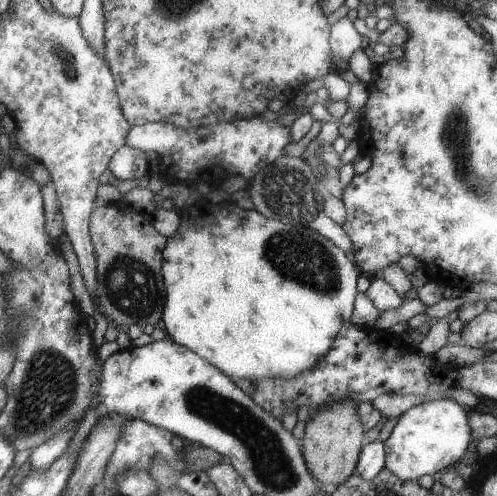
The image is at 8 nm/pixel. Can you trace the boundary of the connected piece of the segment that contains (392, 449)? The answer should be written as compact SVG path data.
M451 398L423 400L397 418L382 443L384 467L399 480L416 480L424 474L435 476L449 468L467 448L470 428L465 420L465 412Z

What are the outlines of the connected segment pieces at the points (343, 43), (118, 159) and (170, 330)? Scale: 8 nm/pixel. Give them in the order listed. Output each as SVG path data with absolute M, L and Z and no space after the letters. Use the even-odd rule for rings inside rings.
M347 17L337 20L331 29L331 40L329 42L332 45L334 56L339 60L339 64L333 68L332 72L341 74L348 69L348 58L355 49L361 46L363 38L355 31L353 23ZM340 68L344 69L341 70Z
M129 145L121 147L111 159L109 170L119 180L133 180L147 174L144 152Z
M199 198L193 204L181 207L179 210L180 221L175 232L166 238L165 246L162 248L162 263L160 271L162 274L165 300L160 319L163 321L166 336L174 343L196 353L198 357L209 361L222 373L233 378L245 378L253 382L257 379L281 377L290 379L296 374L308 371L320 356L326 354L336 338L337 331L343 327L345 321L349 321L353 298L355 298L355 278L359 276L357 267L350 258L345 256L343 249L339 248L328 237L321 236L307 227L285 224L275 220L269 220L255 209L246 211L231 202L221 204L209 204L205 199Z

